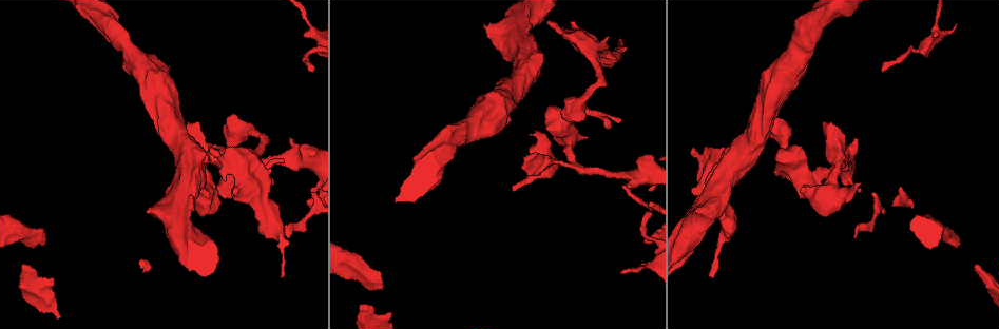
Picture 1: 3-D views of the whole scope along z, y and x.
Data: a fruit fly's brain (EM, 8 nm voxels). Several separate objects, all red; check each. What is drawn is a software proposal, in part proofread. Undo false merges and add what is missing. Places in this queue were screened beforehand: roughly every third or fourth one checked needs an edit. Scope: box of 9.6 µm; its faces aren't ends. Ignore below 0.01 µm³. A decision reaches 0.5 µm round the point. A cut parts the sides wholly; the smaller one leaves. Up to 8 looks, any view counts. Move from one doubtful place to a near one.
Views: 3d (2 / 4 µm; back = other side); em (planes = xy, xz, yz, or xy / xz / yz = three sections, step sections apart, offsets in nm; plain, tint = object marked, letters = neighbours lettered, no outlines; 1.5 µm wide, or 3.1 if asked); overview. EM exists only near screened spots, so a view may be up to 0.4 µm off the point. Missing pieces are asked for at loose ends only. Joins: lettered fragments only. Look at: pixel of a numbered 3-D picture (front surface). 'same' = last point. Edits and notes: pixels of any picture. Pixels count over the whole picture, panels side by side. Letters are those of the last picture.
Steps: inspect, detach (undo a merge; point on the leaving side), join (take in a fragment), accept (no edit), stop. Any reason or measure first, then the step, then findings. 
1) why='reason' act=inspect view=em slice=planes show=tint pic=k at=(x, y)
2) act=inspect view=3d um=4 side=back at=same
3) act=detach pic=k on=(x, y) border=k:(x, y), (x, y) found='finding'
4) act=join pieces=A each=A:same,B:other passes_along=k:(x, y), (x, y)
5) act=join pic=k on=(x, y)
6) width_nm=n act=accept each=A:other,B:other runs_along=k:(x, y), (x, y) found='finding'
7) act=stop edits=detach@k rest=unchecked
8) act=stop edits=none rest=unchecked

why='branch stops here' act=inspect view=3d um=2 pic=1 at=(713, 276)

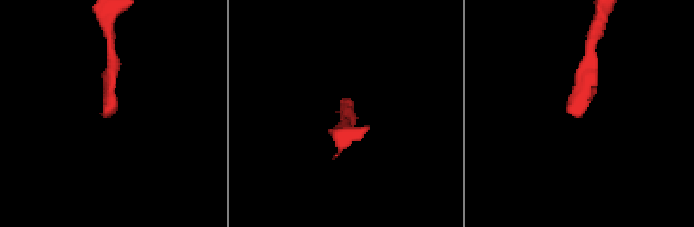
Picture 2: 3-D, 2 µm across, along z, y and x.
why='need the tissue' act=inspect view=em um=3.1 slice=xz step=8 show=letters pic=2 at=(575, 116)

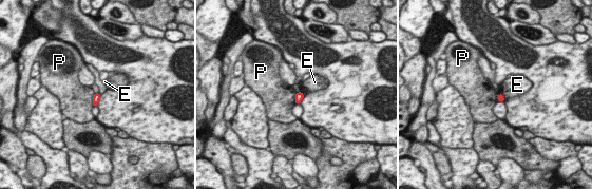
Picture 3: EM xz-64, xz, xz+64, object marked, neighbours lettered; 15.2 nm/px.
act=accept each=E:other,P:other border=3:(499, 92), (504, 99) found='no lettered fragment goes on from it'

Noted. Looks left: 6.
act=inspect view=3d um=4 side=back pic=1 at=(567, 34)

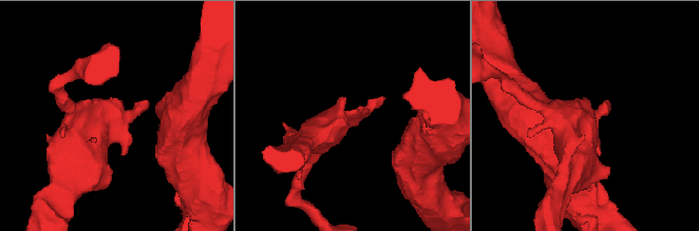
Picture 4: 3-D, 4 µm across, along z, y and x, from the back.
act=inspect view=em slice=yz step=4 show=tint pic=4 at=(117, 113)

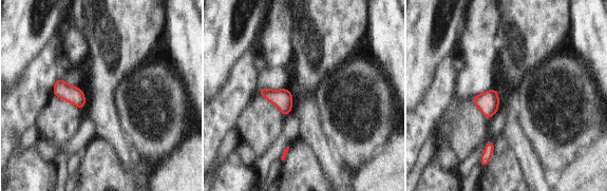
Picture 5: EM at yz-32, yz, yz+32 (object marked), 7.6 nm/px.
why='another direction' act=inspect view=em slice=planes show=letters at=same

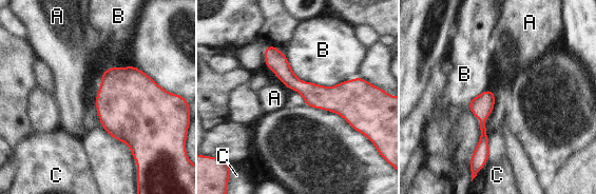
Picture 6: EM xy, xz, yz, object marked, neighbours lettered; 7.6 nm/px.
width_nm=200 act=accept each=A:other,B:other,C:other border=6:(285, 56), (302, 81), (344, 81) found='continuous, no second neuron'

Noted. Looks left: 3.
why='two arms in line, one across' act=inspect view=3d um=4 side=back pic=1 at=(571, 164)

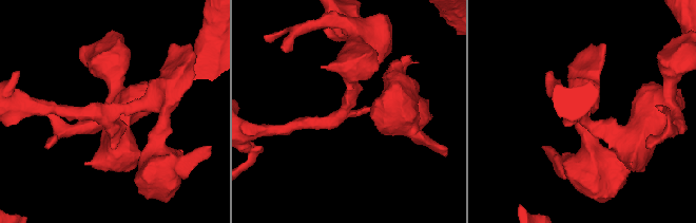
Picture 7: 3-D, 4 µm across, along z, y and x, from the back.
arms=3 arm_widths_nm=220,240,280 why='shape alone is not enough' act=inspect view=em slice=planes show=plain pic=7 at=(585, 119)

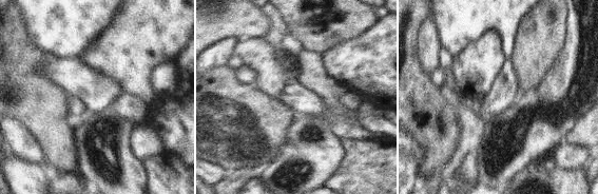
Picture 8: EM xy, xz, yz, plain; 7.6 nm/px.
why='see the neighbours' act=inspect view=em slice=planes show=letters at=same

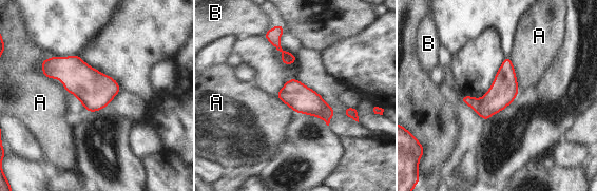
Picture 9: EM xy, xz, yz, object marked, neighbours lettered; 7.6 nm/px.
longest_contact=A:320nm act=accept each=A:other,B:other found='all the same neuron'

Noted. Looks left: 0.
act=stop edits=none rest=unchecked

